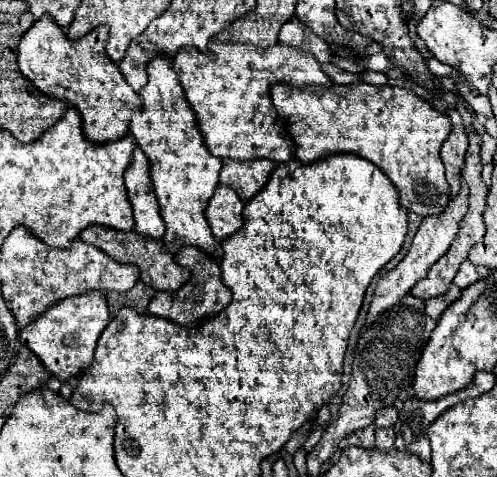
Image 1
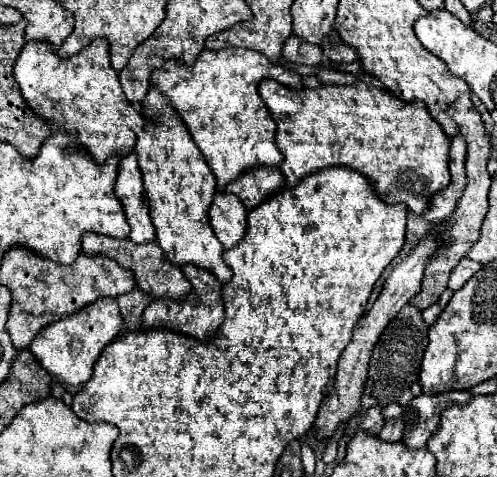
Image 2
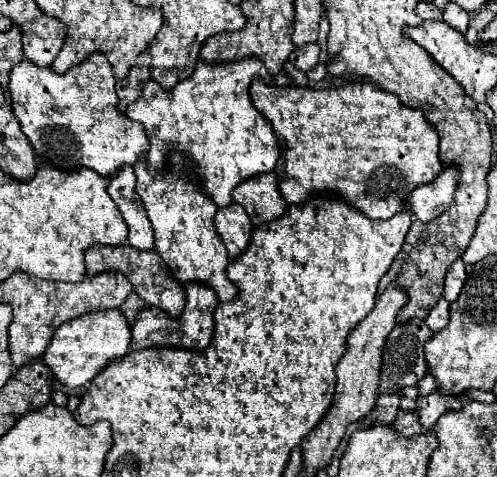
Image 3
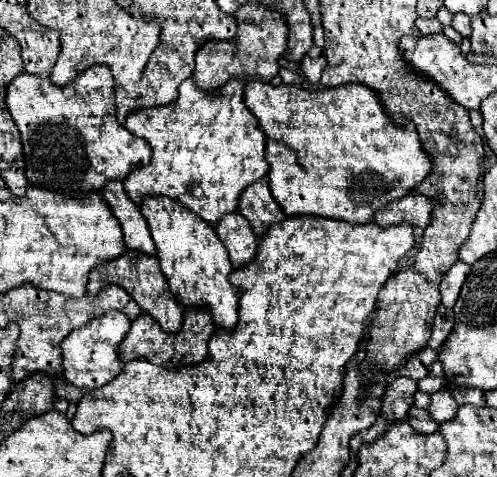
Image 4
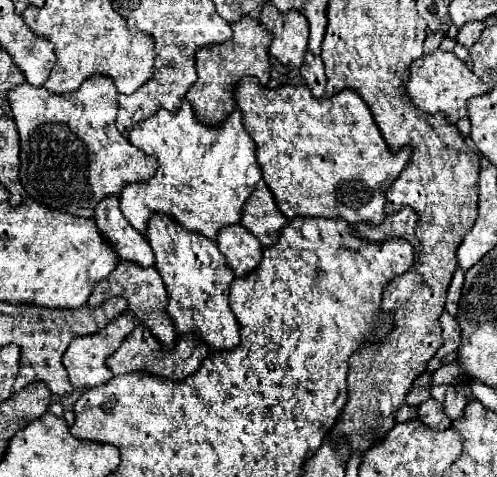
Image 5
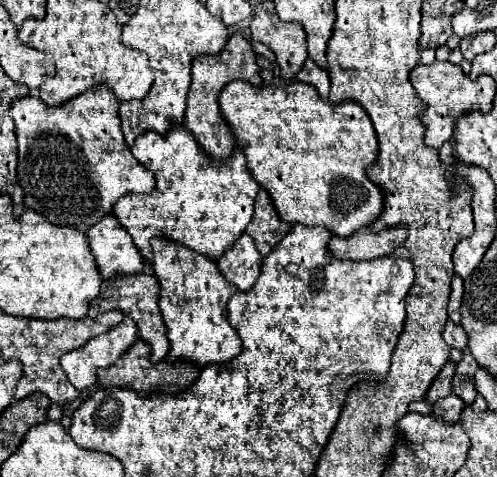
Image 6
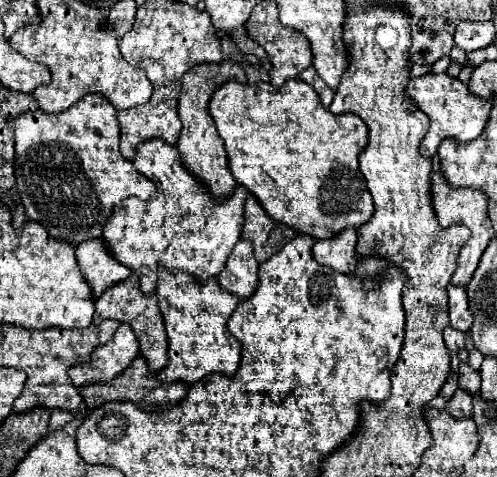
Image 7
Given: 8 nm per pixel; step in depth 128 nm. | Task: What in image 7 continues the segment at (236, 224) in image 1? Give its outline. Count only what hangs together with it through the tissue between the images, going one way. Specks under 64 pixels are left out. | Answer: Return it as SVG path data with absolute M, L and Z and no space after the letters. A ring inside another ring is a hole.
M240 240L232 256L228 258L224 270L218 274L218 284L222 290L238 296L240 300L248 298L258 286L258 262L248 240Z

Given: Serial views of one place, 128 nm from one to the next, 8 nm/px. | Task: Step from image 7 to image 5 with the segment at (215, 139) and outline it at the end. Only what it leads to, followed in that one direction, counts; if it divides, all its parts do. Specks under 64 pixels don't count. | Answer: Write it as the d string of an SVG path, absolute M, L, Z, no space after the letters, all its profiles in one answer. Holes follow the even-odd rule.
M248 16L232 24L232 32L234 34L228 42L204 46L196 54L198 80L188 90L186 98L192 104L198 122L206 126L218 126L228 118L228 114L234 110L234 88L244 76L256 76L260 84L266 84L270 78L270 60L268 60L270 32L266 32L258 20L252 20Z

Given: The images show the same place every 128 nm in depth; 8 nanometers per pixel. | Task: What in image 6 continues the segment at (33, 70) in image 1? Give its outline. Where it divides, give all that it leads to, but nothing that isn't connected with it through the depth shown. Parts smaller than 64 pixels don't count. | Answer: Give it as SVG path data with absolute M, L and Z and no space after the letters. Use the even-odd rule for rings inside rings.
M96 86L86 90L84 94L68 100L60 108L48 108L36 96L18 98L12 108L10 116L16 126L18 136L18 184L24 190L24 204L30 210L42 214L48 222L56 226L72 226L82 232L92 228L102 216L110 214L116 200L124 194L150 194L154 184L152 172L140 166L140 162L132 156L130 148L124 142L120 130L120 116L118 116L118 100L108 90L108 86Z

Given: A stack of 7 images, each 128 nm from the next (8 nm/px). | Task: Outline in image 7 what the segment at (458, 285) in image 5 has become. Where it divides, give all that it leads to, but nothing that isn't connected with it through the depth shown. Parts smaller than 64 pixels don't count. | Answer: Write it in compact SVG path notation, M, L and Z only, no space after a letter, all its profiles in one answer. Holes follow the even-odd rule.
M448 286L448 314L450 314L450 326L456 330L470 330L472 326L472 312L468 306L468 296L464 288L458 286Z

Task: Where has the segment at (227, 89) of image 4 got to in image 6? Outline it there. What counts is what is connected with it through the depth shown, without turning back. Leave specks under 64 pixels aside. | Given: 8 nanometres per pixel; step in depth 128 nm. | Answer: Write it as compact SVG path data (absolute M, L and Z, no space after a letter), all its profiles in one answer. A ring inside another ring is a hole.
M178 126L166 136L144 132L136 138L132 154L146 170L154 172L156 188L152 194L122 196L114 204L112 214L132 236L146 262L152 260L152 254L148 254L152 238L172 240L210 260L218 260L244 234L252 220L252 204L260 186L250 176L240 148L234 150L232 158L216 164L198 148L194 136L184 126Z

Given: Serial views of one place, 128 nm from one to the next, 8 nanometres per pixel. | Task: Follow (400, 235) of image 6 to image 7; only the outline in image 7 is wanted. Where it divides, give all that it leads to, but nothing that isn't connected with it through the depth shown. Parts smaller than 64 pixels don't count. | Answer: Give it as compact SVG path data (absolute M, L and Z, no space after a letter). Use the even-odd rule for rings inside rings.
M346 228L340 236L316 240L312 246L312 256L318 264L330 266L340 274L350 274L356 270L358 260L354 258L356 248L356 228Z

